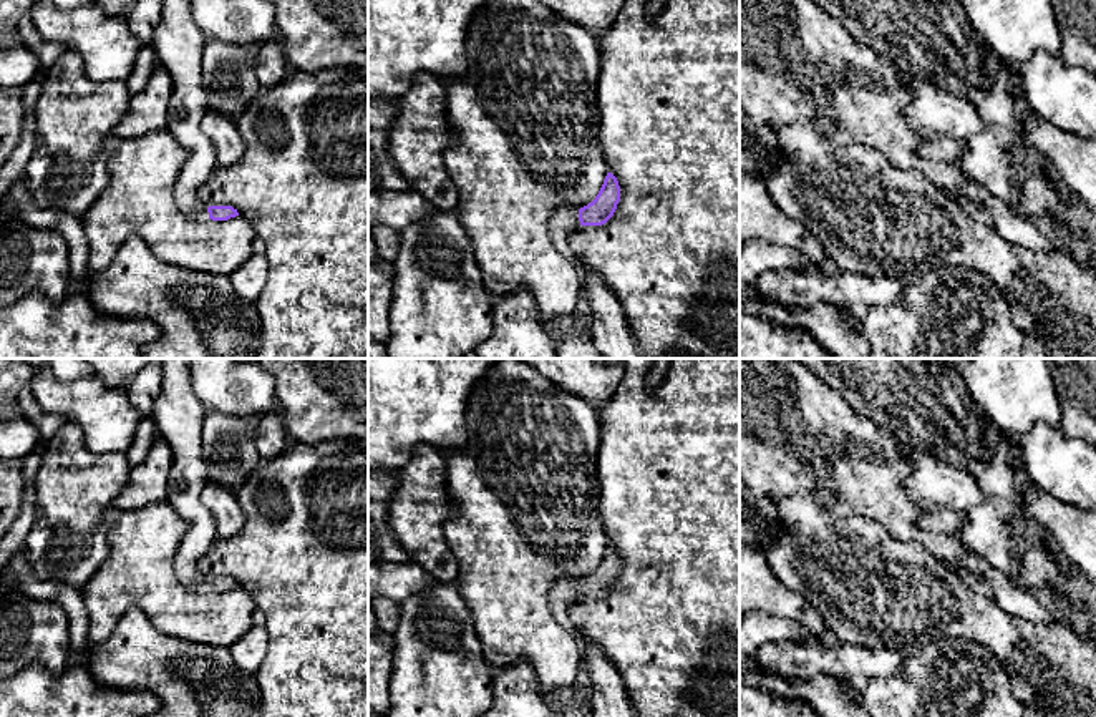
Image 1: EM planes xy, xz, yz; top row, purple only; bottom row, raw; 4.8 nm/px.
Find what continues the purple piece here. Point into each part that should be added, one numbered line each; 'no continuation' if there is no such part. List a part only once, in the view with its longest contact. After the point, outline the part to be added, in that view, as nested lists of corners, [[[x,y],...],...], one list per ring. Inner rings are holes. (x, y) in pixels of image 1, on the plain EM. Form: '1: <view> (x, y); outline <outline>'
1: xz (564, 593); outline [[[557,579],[547,596],[552,617],[570,632],[575,632],[570,607],[579,598],[579,579]]]

